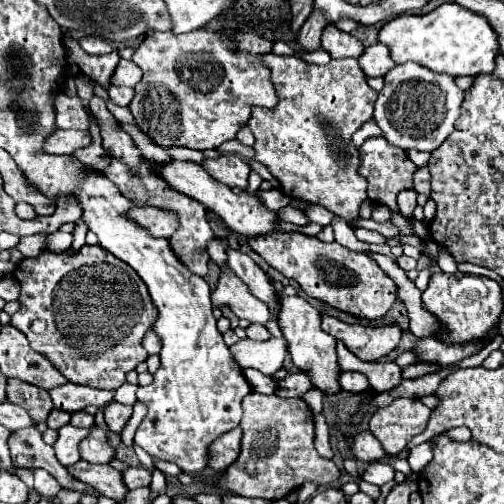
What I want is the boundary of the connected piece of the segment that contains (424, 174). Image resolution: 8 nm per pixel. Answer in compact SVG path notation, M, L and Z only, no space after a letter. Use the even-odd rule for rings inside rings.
M419 167L415 171L415 177L413 177L413 187L417 193L423 193L423 195L429 195L431 191L431 177L429 177L429 169L427 167Z

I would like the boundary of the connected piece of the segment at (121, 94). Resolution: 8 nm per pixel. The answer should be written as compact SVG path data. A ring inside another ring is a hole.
M111 85L109 87L109 97L111 97L111 101L113 103L117 103L117 105L129 105L131 103L131 99L133 99L133 89L131 87L115 87L115 85Z

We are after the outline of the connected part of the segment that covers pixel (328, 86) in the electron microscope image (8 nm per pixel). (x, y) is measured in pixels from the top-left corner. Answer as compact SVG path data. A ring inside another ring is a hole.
M267 55L263 57L271 69L271 81L279 95L279 105L269 113L269 109L253 107L249 119L249 129L255 135L255 161L265 165L281 183L283 193L295 199L305 199L309 203L323 205L345 221L359 217L359 209L367 199L367 179L357 173L359 169L359 149L353 145L353 133L373 117L373 105L377 101L377 91L367 85L367 75L359 67L357 59L331 59L327 65L311 65L295 55Z

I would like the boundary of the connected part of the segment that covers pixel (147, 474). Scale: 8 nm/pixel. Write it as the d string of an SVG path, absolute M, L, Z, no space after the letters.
M127 467L123 473L123 483L127 489L137 489L137 487L147 487L151 485L151 471L143 467Z

